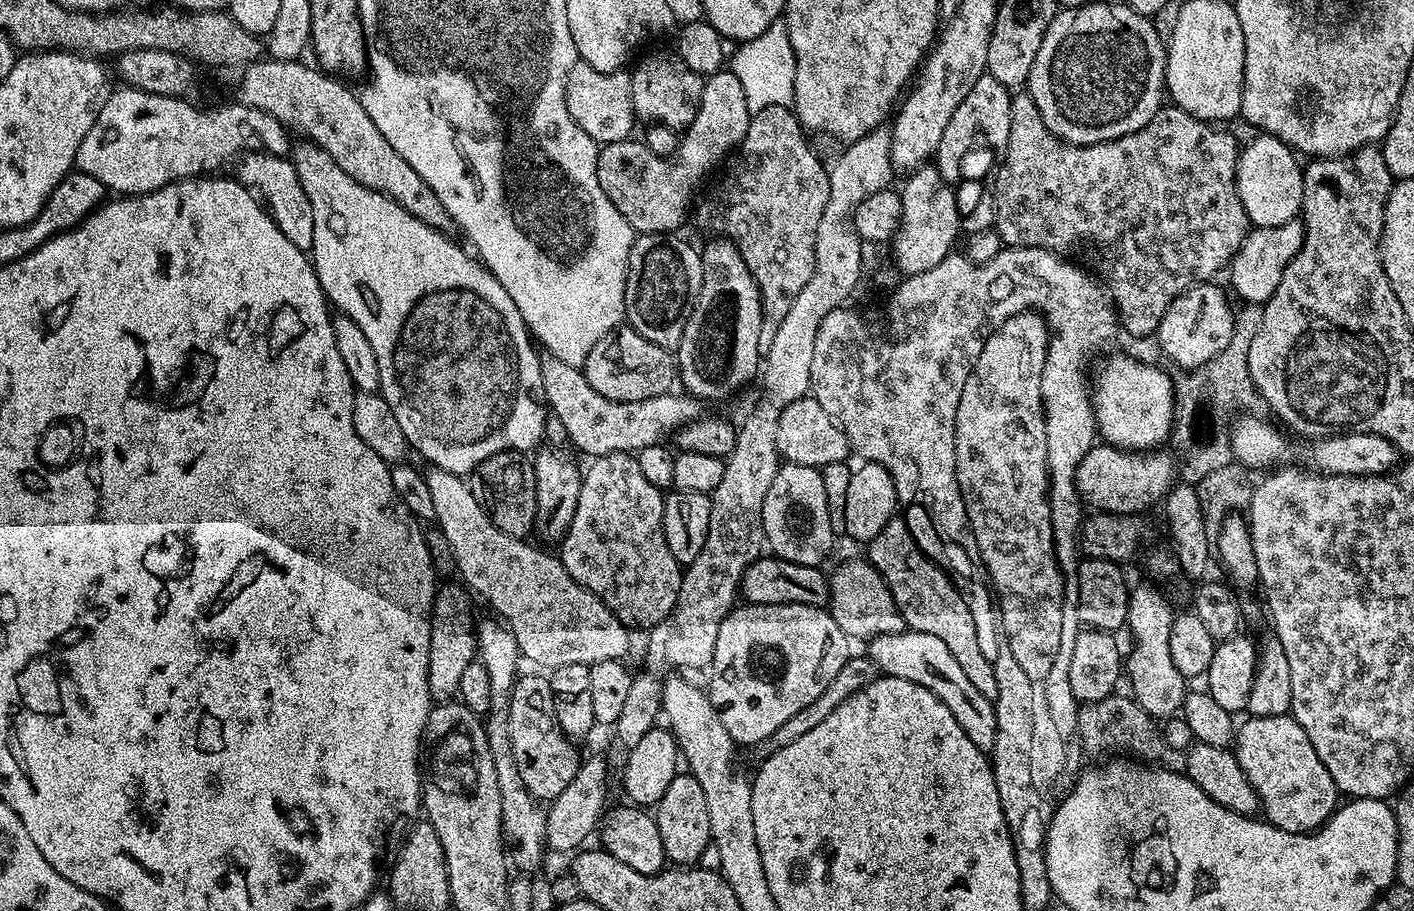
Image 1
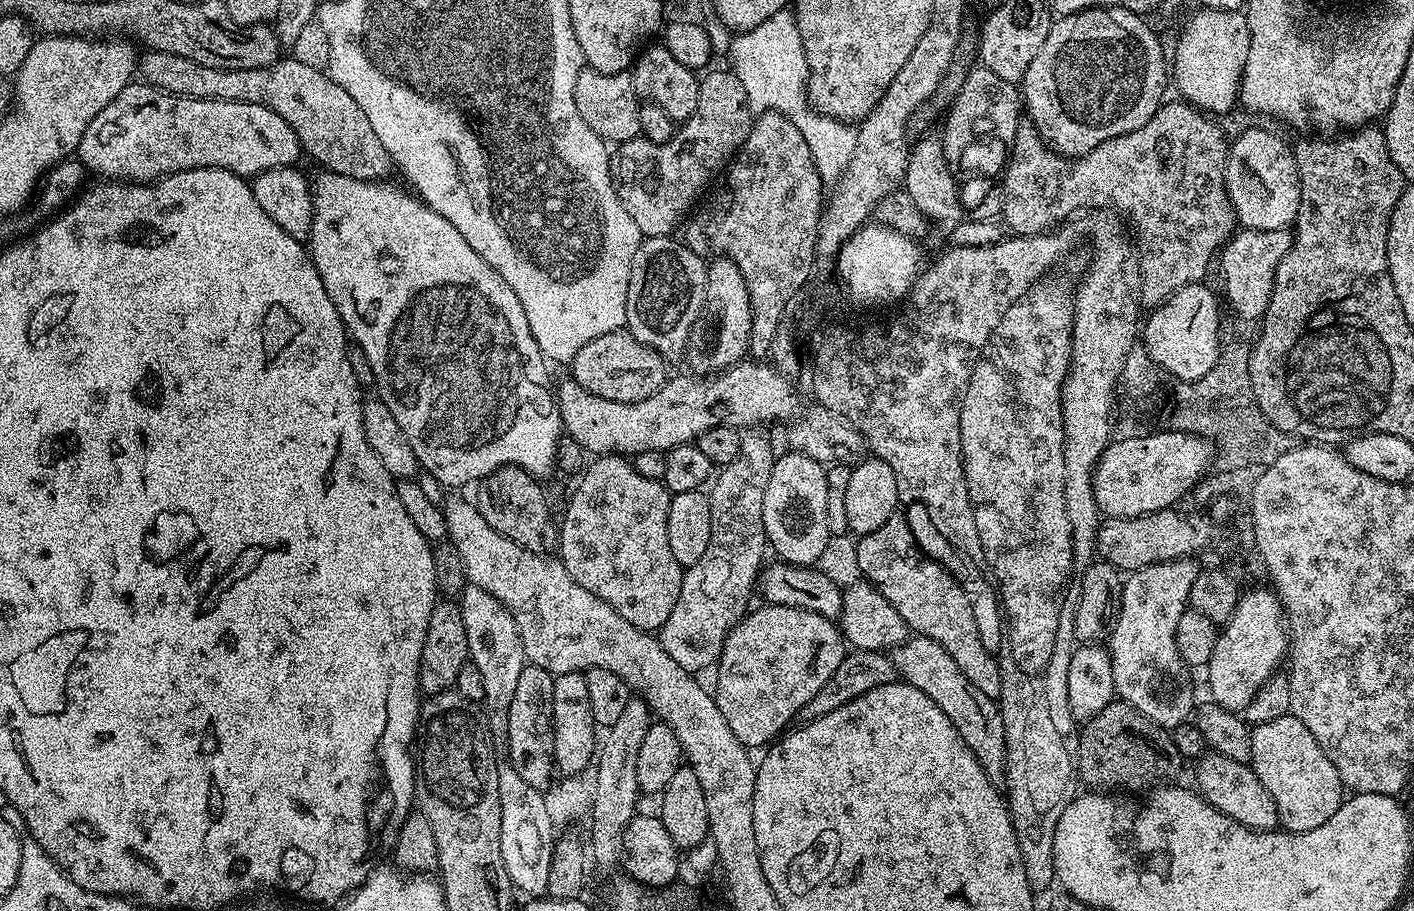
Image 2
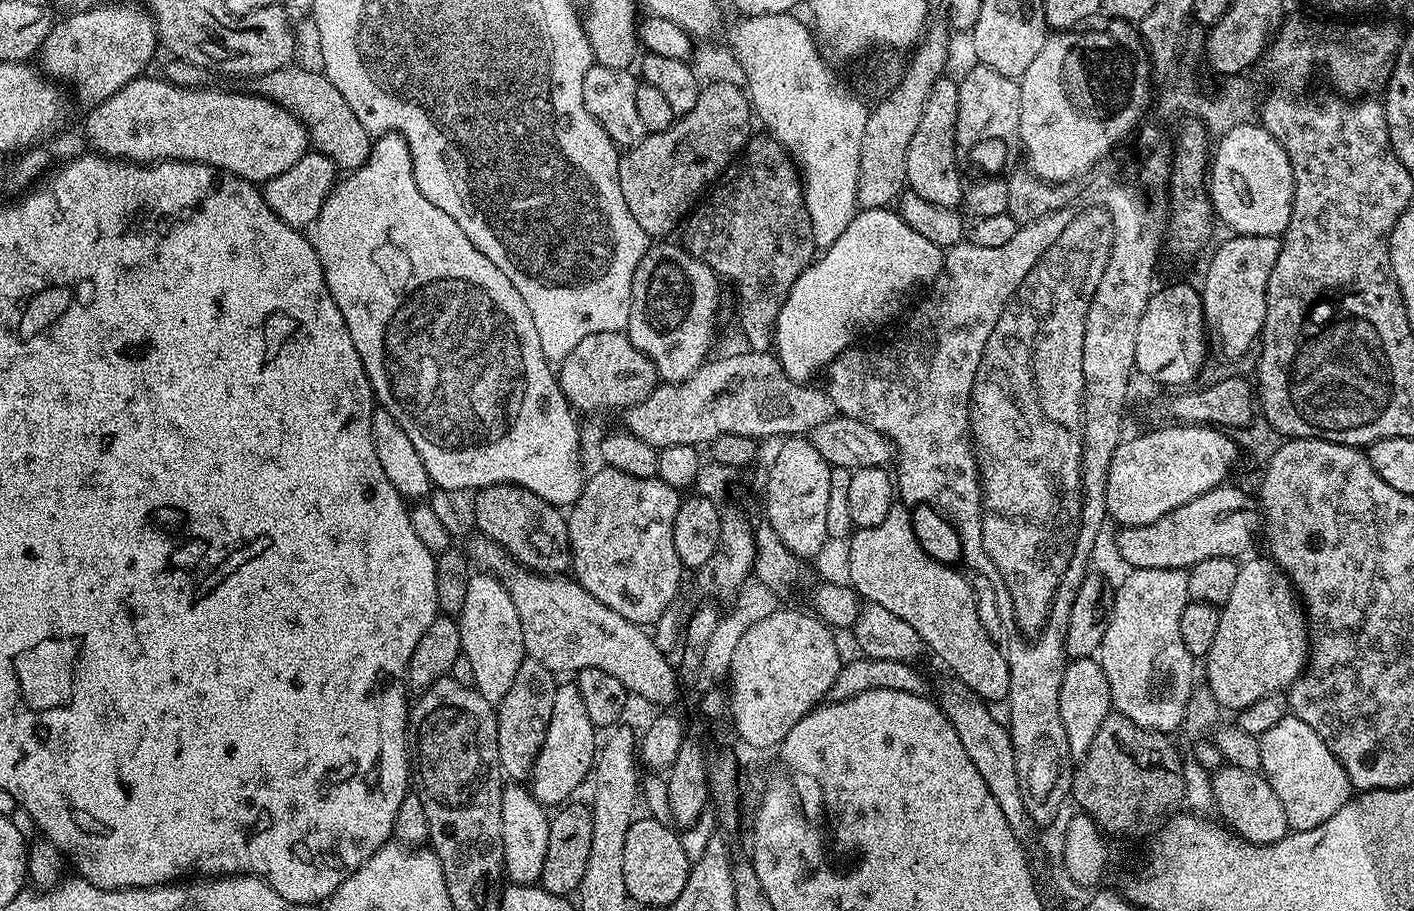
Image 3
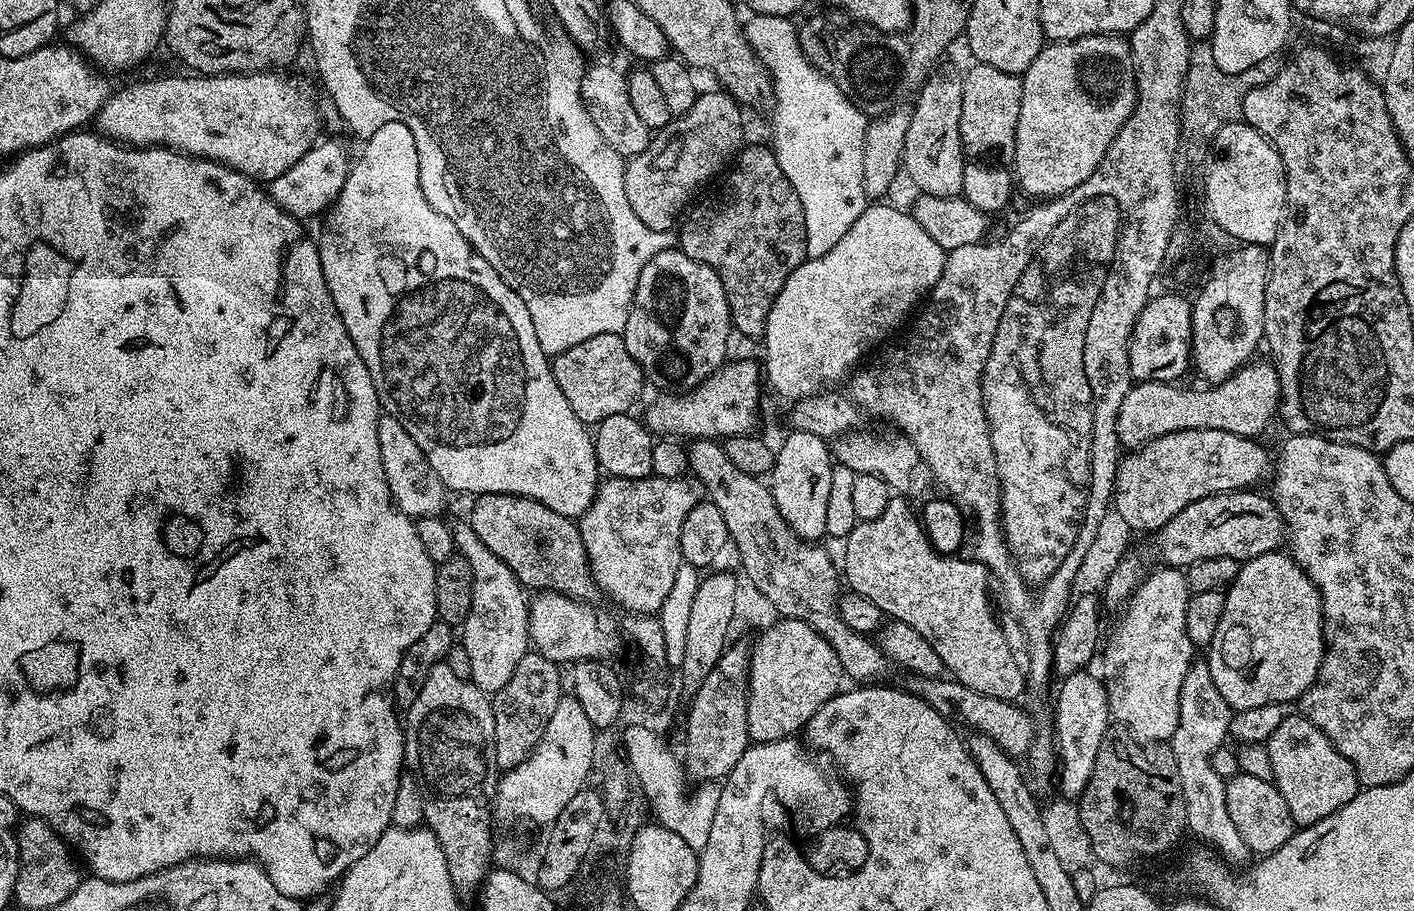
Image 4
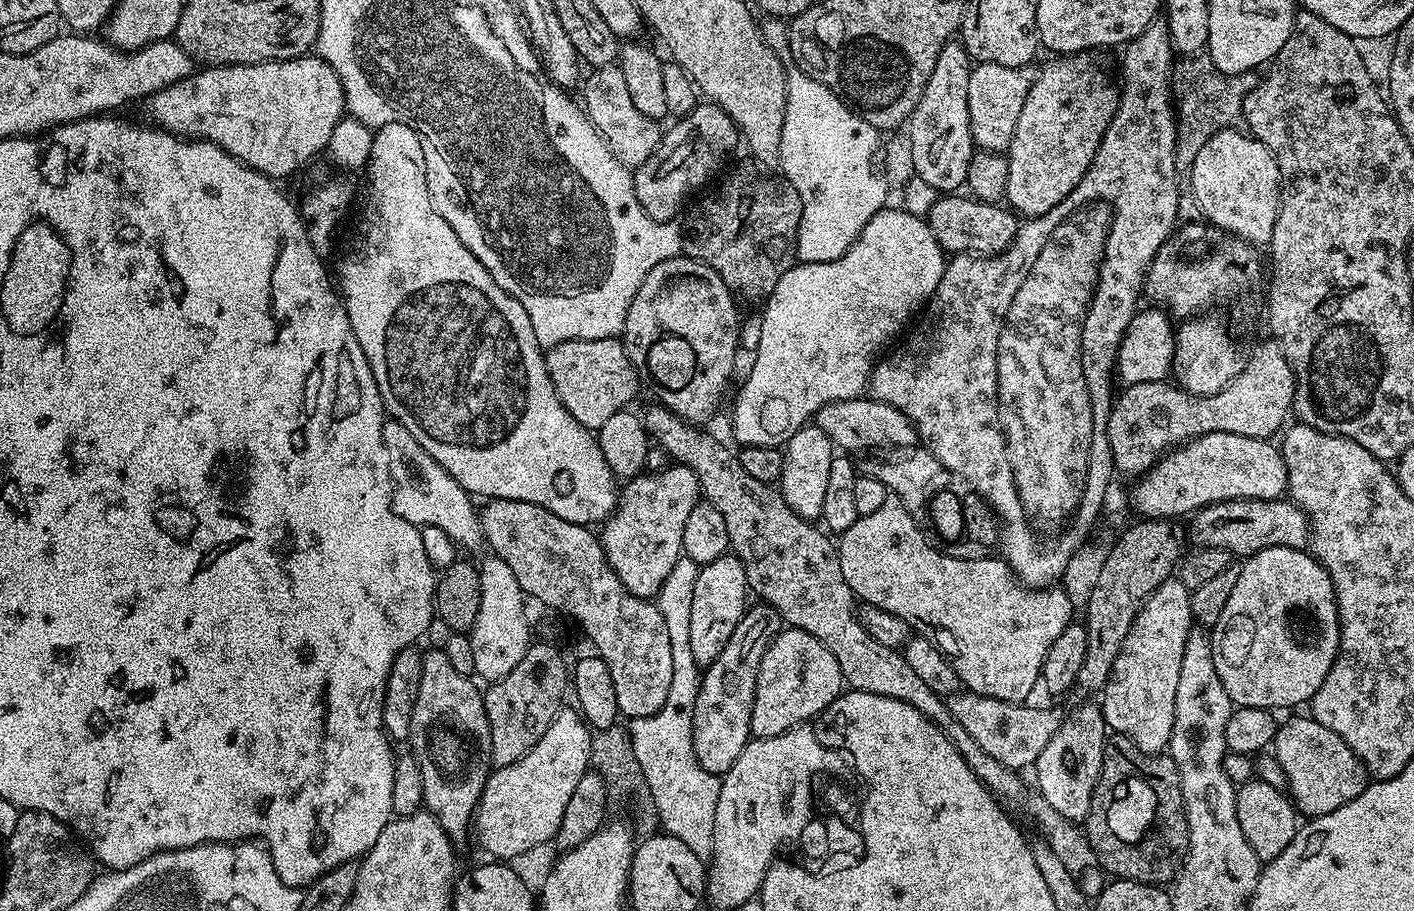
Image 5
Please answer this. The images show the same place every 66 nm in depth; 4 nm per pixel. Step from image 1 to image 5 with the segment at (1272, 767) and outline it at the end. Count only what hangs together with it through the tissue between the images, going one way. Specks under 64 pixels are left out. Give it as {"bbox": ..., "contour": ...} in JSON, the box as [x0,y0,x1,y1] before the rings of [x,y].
{"bbox":[1270,715,1370,817],"contour":[[[1311,715],[1296,716],[1279,725],[1276,737],[1270,745],[1271,755],[1276,757],[1278,766],[1282,766],[1282,774],[1286,774],[1290,799],[1297,811],[1305,817],[1325,816],[1338,806],[1358,798],[1370,783],[1368,771],[1364,763],[1330,730],[1322,726],[1322,722],[1313,720]]]}

